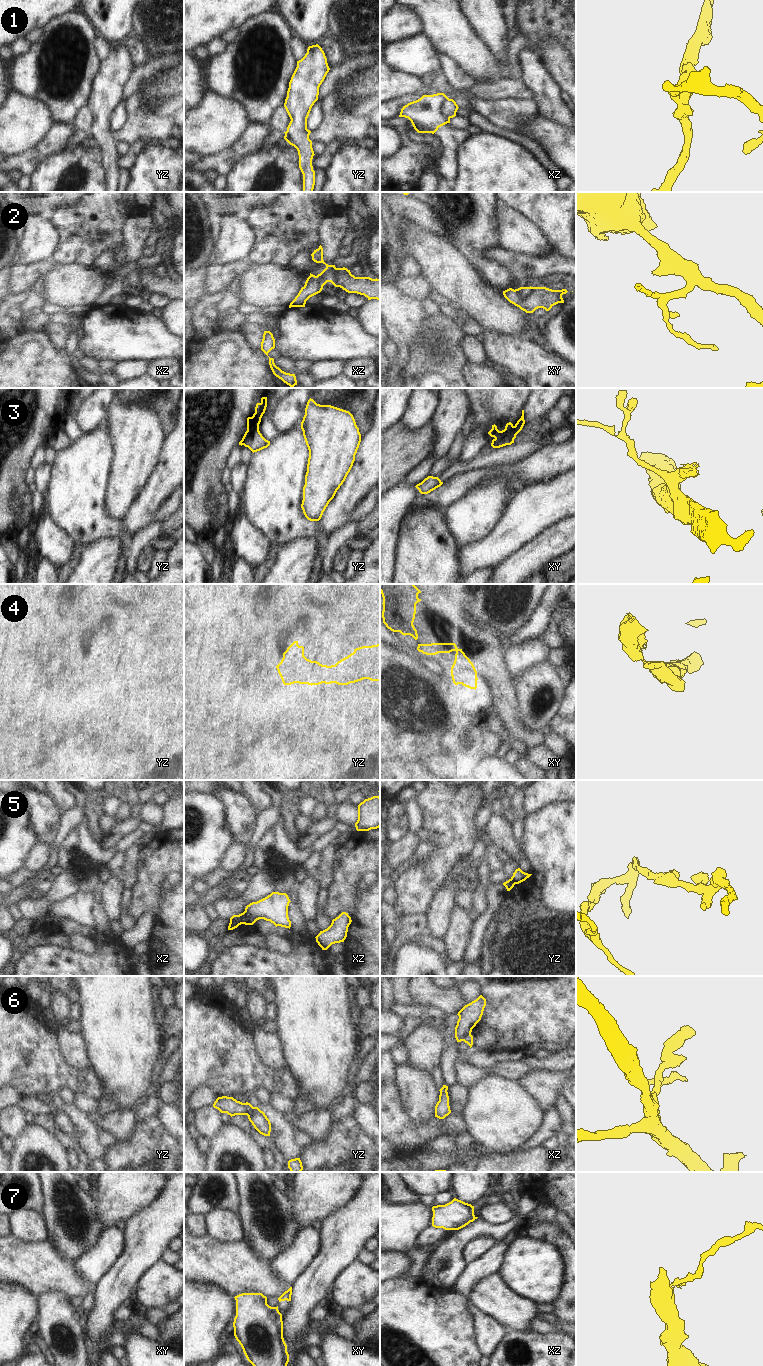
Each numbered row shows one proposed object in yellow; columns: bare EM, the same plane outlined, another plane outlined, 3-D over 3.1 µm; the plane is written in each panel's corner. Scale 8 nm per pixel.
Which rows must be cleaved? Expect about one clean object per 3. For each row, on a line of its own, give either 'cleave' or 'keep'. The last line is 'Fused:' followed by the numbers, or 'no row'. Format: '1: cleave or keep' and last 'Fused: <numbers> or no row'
1: cleave
2: keep
3: cleave
4: cleave
5: cleave
6: cleave
7: cleave
Fused: 1, 3, 4, 5, 6, 7

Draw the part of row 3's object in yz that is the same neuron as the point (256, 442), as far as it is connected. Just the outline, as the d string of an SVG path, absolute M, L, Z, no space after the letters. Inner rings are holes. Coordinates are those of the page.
M254 431L253 434L245 440L245 447L248 447L253 453L267 448L270 441L266 440L260 431Z

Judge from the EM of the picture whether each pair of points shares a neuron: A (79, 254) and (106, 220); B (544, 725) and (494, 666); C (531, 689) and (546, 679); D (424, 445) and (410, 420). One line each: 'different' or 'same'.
A: same
B: different
C: same
D: different

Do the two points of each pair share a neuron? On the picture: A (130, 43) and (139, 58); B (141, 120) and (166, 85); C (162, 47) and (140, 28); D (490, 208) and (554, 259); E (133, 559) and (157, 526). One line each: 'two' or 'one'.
A: one
B: one
C: one
D: two
E: one

